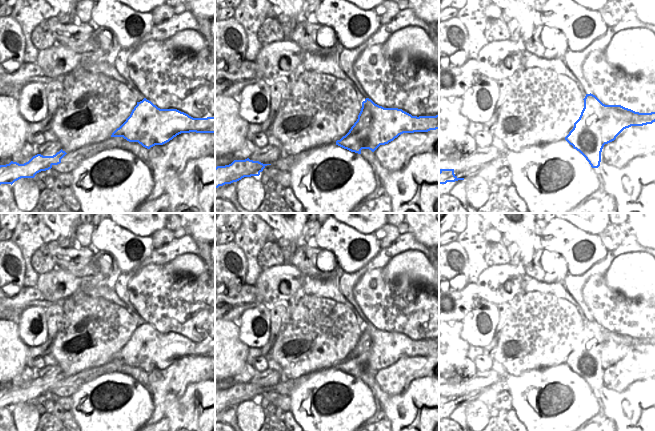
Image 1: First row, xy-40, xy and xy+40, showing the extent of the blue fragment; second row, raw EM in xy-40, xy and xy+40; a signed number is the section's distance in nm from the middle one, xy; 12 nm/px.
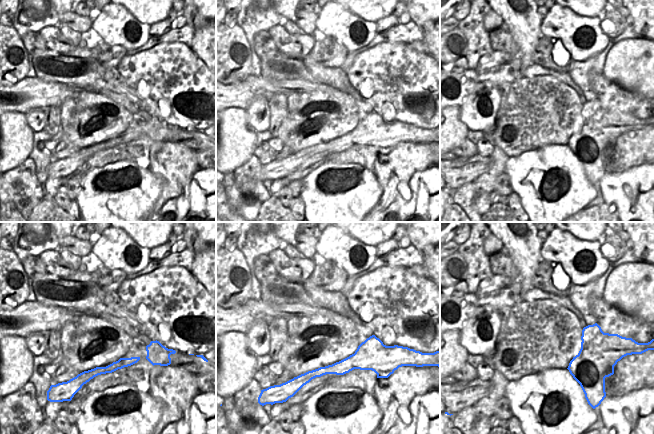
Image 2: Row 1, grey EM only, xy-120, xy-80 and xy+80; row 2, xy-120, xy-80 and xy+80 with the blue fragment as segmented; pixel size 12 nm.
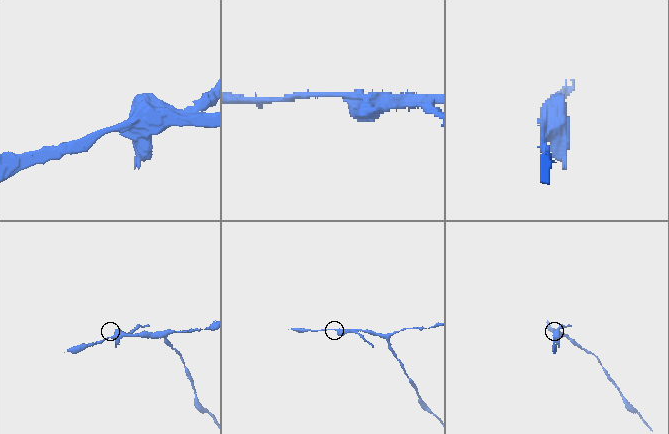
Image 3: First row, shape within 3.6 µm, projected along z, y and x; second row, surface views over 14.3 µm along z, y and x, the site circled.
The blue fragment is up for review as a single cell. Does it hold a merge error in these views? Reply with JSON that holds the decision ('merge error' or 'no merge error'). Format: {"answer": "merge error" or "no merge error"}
{"answer": "merge error"}

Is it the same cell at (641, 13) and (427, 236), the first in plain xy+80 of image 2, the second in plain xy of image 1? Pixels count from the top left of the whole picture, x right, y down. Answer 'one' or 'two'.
one

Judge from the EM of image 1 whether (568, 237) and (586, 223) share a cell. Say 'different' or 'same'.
different

